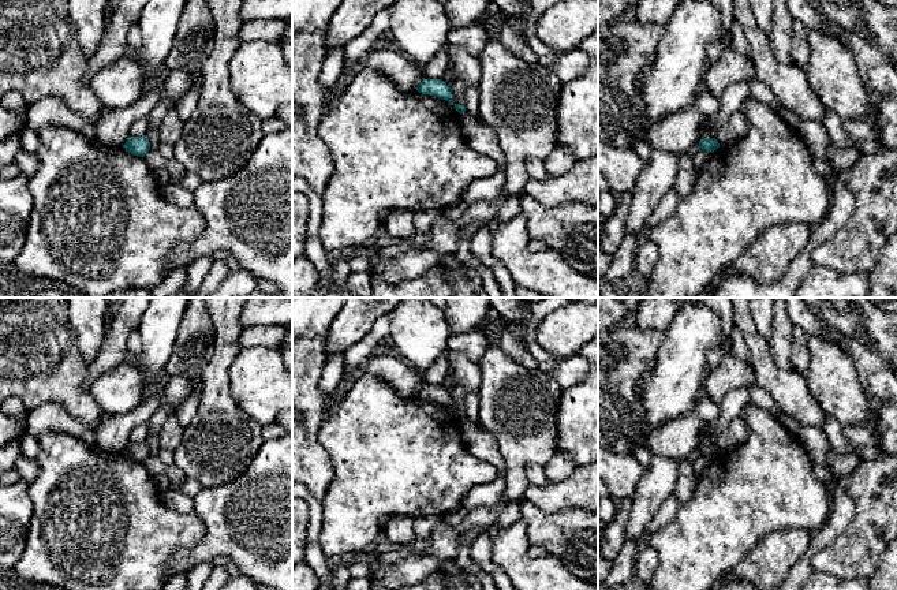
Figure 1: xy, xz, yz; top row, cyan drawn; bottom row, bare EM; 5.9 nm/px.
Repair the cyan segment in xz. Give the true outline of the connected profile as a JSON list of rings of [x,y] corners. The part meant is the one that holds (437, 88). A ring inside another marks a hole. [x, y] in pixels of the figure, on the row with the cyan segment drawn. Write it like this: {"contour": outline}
{"contour": [[[423,79],[416,90],[422,94],[430,94],[438,97],[441,100],[448,101],[453,105],[453,92],[449,85],[446,85],[442,79]]]}

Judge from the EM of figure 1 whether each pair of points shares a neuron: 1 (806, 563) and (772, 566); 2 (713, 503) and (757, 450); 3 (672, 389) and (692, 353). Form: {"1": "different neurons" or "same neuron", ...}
{"1": "different neurons", "2": "same neuron", "3": "same neuron"}

